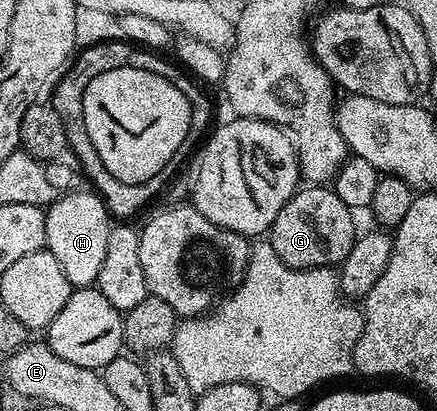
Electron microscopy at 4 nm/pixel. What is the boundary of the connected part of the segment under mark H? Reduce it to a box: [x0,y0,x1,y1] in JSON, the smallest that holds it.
[44,189,113,288]

